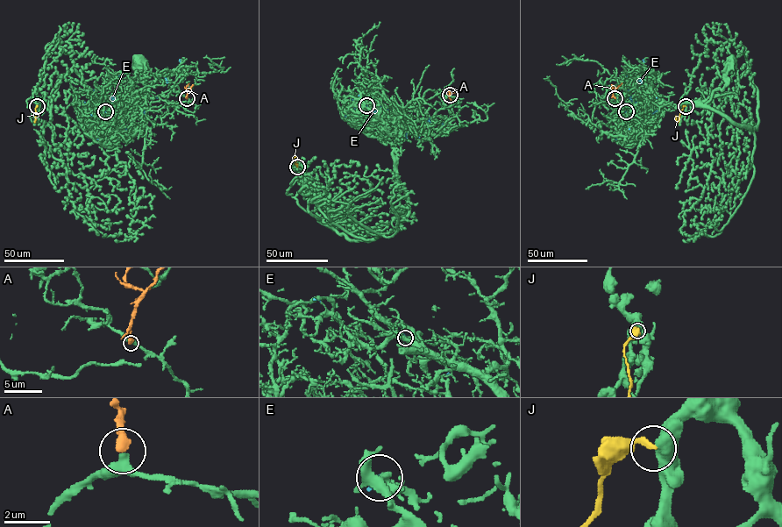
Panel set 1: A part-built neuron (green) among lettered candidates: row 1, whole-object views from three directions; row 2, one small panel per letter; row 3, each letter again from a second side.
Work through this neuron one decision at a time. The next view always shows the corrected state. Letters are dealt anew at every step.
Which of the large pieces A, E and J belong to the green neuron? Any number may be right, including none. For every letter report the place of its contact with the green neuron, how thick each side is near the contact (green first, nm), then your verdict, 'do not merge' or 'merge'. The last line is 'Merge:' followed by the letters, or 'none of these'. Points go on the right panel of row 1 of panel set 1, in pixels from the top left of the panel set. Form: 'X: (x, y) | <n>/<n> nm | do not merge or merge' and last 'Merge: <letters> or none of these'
A: (614, 98) | 360/440 nm | merge
E: (626, 111) | 200/120 nm | do not merge
J: (686, 106) | 600/240 nm | do not merge
Merge: A

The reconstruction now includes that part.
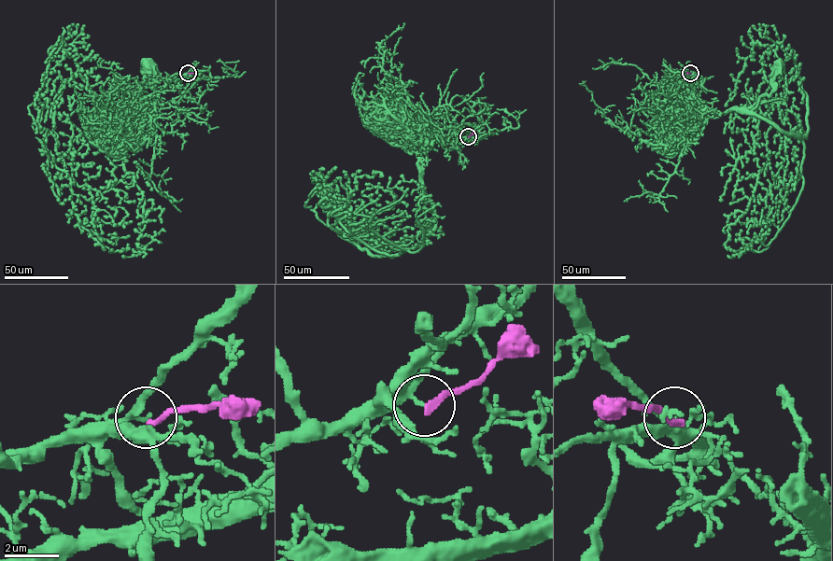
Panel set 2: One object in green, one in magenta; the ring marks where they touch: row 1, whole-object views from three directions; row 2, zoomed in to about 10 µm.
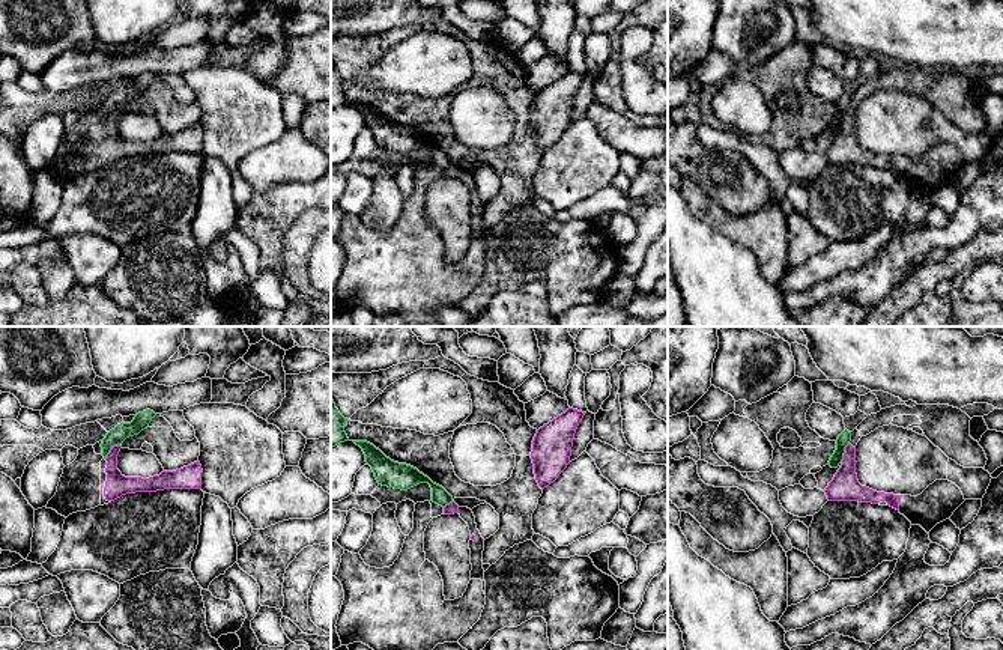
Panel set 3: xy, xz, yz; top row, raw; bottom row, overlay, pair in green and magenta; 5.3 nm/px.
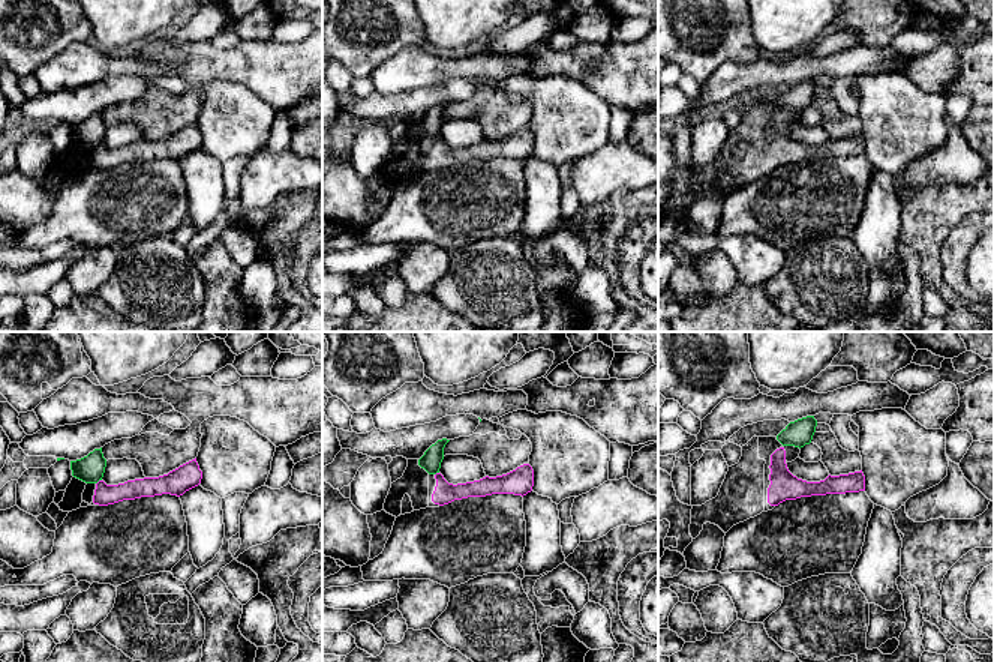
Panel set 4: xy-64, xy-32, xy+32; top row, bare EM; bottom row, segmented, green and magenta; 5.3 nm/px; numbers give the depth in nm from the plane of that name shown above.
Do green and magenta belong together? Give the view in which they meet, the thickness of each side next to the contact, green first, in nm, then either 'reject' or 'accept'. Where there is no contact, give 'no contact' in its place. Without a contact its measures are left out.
meets green in xy; 90 nm thick on the green side, 120 nm on the other; reject

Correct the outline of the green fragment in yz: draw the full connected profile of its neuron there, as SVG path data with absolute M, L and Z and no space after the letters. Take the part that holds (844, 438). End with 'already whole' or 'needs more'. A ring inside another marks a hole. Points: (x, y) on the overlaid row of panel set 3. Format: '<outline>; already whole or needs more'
M847 429L838 436L836 439L836 450L835 453L832 454L830 460L829 460L829 465L832 468L838 468L839 463L842 462L844 459L844 453L845 453L845 447L850 444L851 441L851 432L848 432Z; already whole

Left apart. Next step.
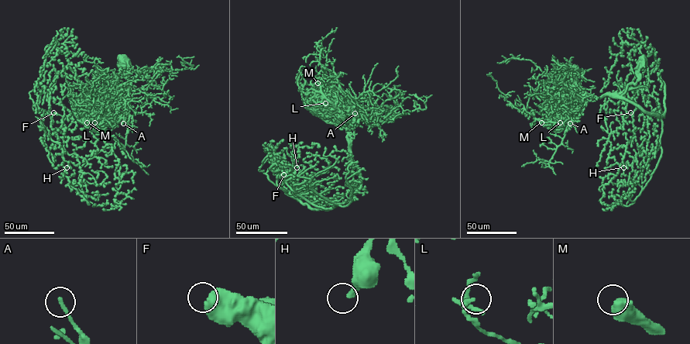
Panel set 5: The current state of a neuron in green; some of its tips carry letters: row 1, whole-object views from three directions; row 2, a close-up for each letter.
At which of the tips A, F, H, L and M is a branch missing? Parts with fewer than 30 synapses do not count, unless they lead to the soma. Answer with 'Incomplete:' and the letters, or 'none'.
Incomplete: M

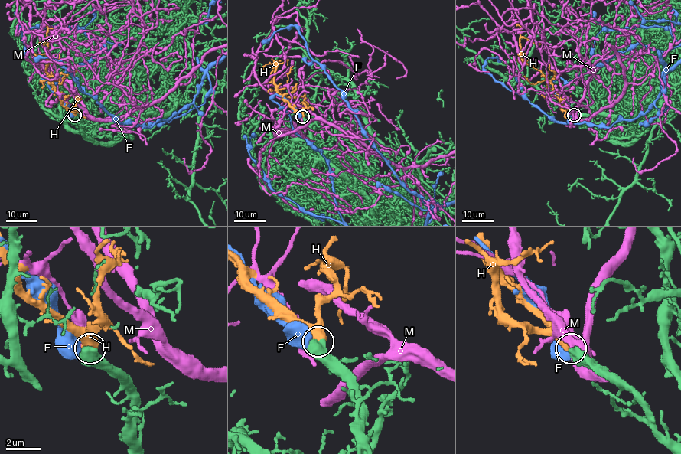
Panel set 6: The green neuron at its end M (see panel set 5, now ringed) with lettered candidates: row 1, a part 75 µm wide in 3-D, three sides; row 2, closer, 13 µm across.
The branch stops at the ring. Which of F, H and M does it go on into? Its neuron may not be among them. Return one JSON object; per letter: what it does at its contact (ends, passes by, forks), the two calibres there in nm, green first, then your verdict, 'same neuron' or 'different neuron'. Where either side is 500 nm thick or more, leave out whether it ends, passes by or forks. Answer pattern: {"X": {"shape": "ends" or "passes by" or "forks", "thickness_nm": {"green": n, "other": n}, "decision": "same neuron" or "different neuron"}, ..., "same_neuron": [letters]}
{"F": {"thickness_nm": {"green": 700, "other": 750}, "decision": "different neuron"}, "H": {"thickness_nm": {"green": 650, "other": 600}, "decision": "same neuron"}, "M": {"thickness_nm": {"green": 700, "other": 650}, "decision": "different neuron"}, "same_neuron": ["H"]}

